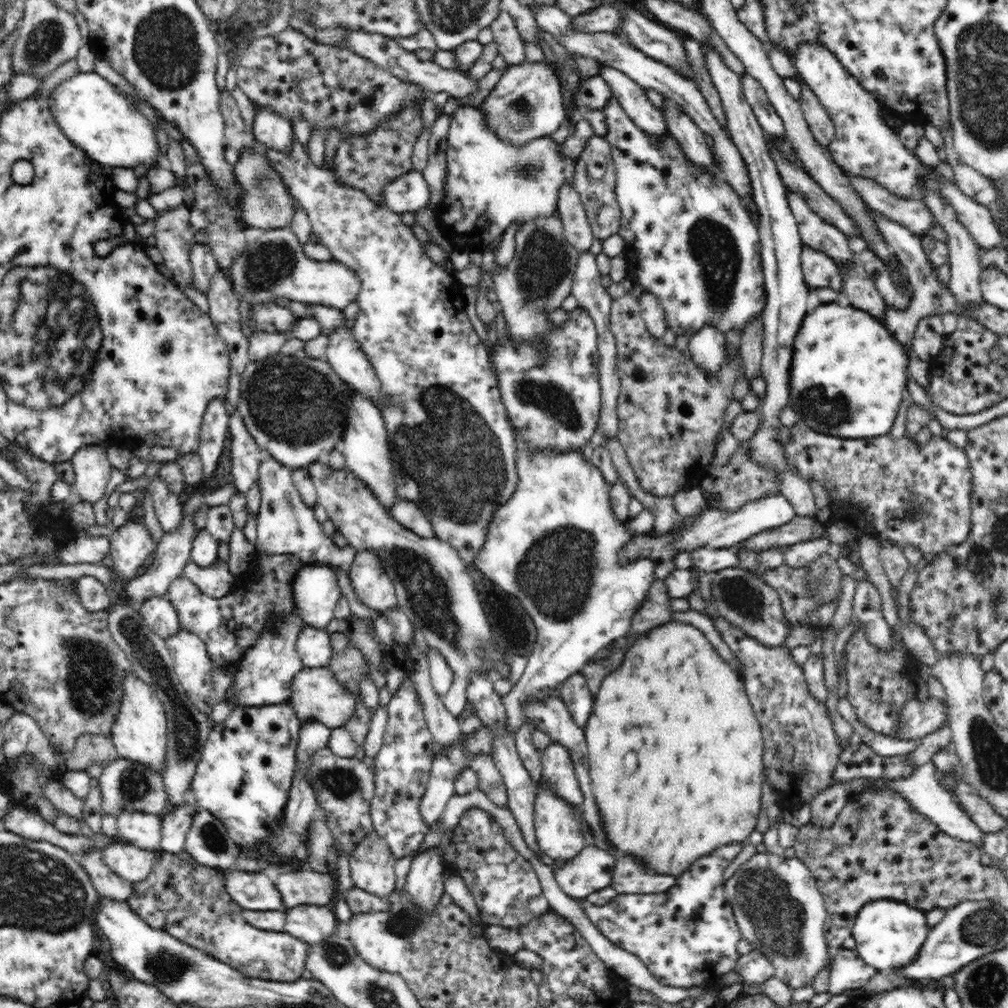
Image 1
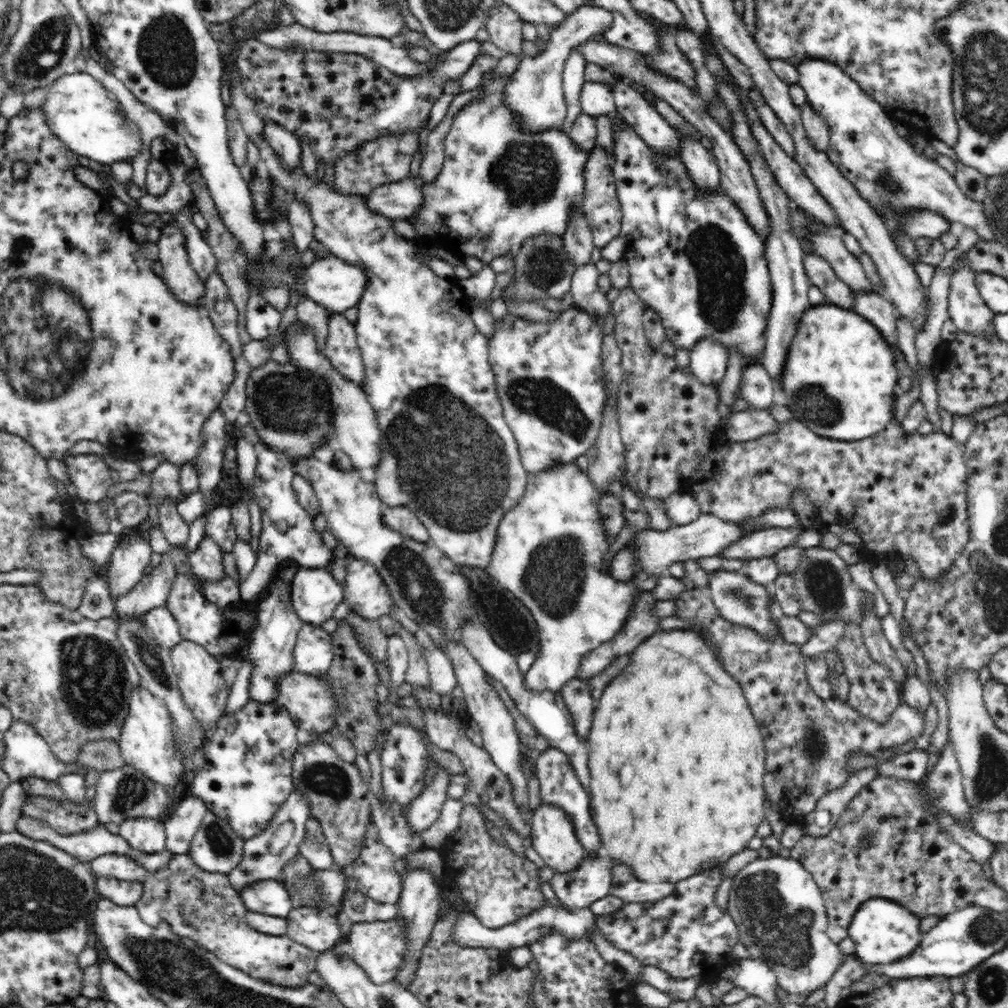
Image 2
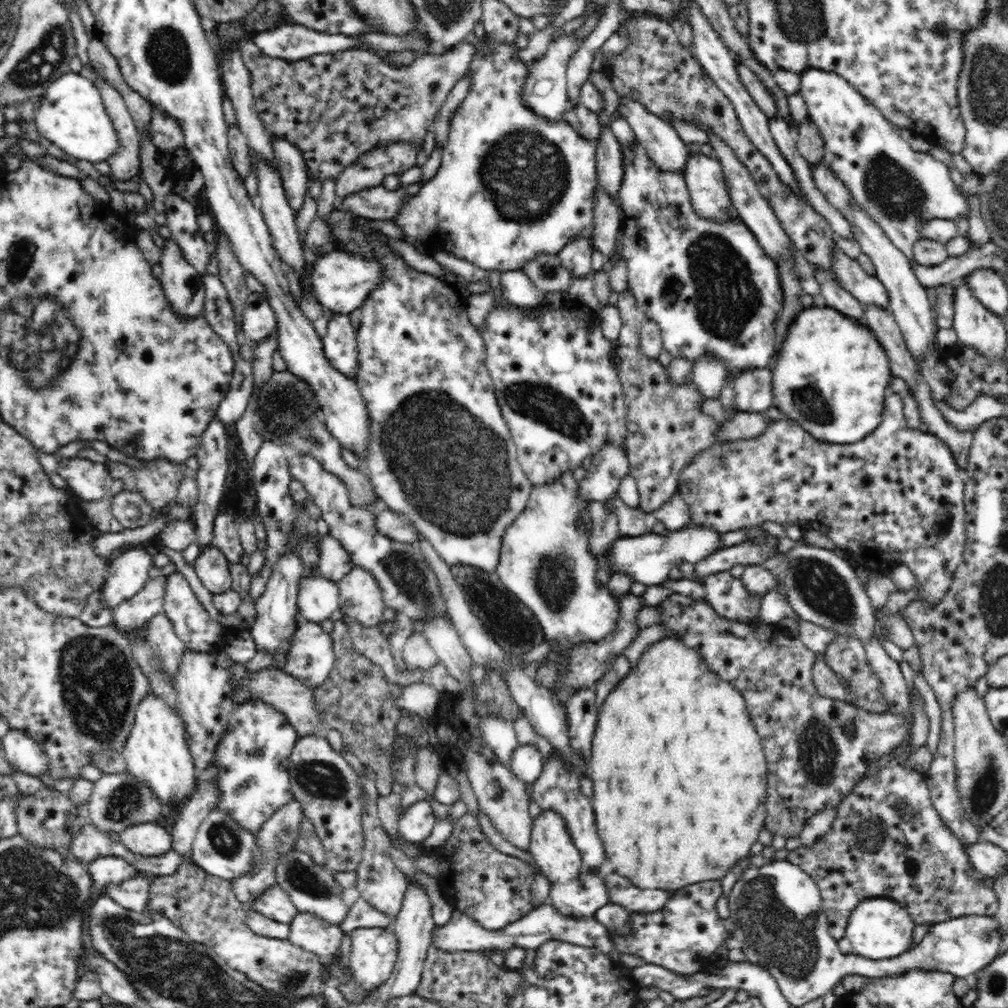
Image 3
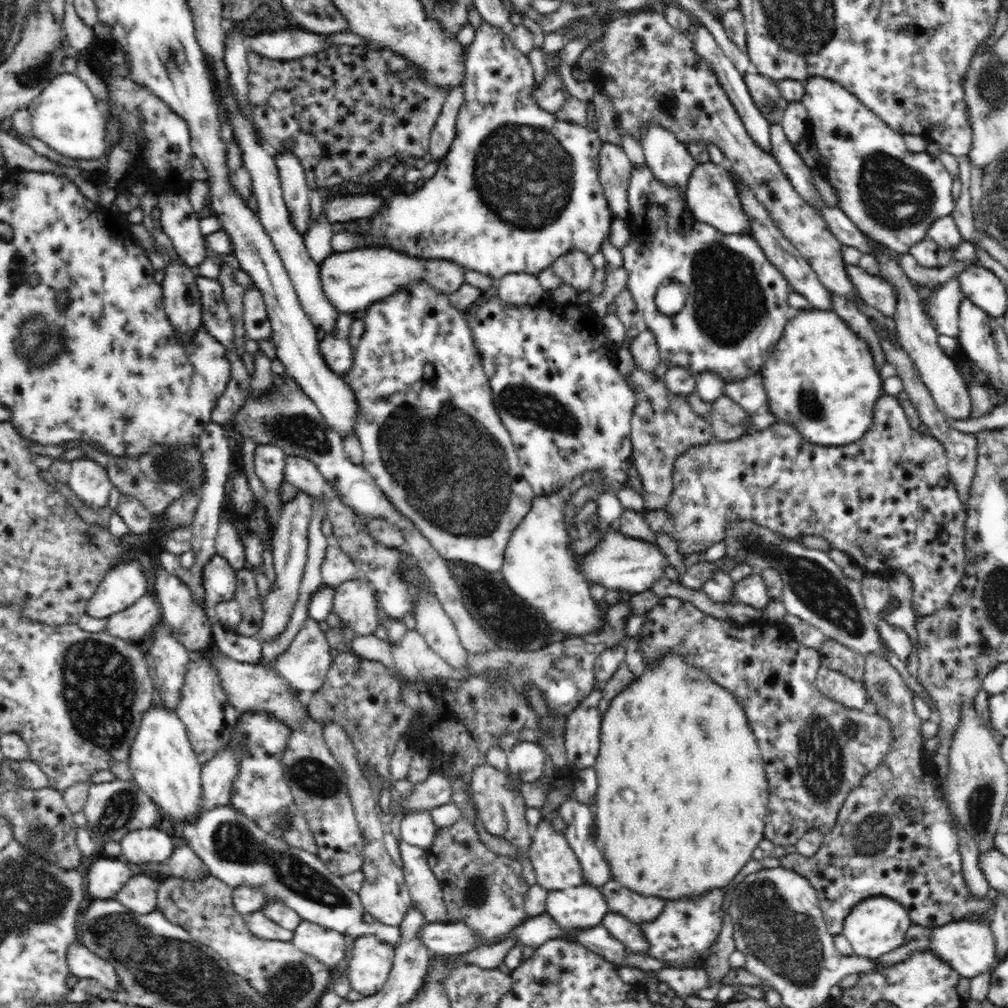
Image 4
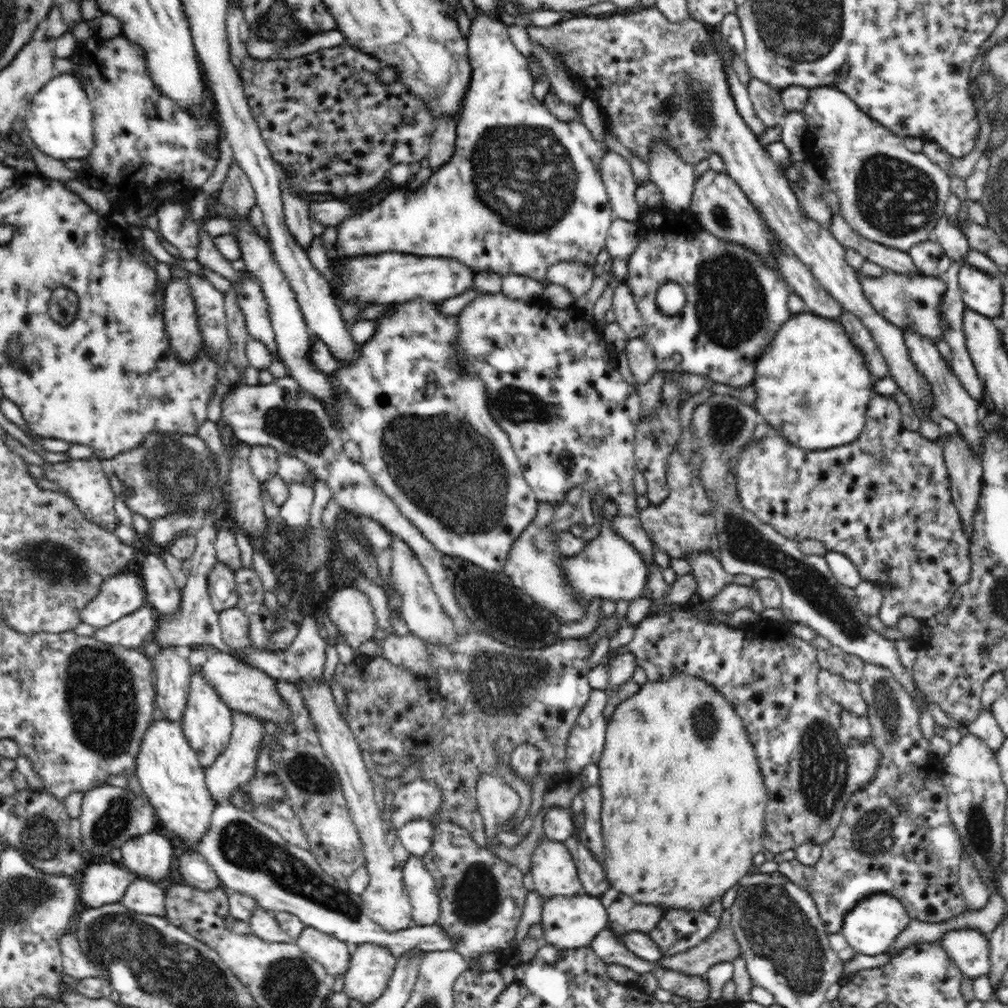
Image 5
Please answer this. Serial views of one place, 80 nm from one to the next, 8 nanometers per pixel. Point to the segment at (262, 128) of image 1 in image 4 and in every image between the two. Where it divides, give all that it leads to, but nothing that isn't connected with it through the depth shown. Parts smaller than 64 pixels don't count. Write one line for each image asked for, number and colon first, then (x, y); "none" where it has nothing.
2: (287, 147)
3: (289, 161)
4: (296, 193)

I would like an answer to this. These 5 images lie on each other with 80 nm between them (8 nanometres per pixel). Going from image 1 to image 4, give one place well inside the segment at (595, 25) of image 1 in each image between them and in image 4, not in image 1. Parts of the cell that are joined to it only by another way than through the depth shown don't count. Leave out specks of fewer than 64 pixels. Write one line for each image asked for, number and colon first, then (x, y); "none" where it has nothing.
2: (535, 92)
3: (545, 92)
4: (551, 94)

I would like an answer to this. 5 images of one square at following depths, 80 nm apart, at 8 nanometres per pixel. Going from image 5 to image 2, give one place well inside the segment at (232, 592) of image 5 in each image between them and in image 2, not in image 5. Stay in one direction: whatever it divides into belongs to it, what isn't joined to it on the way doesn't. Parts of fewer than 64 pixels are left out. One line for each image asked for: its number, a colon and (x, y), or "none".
2: (206, 561)
3: (212, 567)
4: (218, 577)

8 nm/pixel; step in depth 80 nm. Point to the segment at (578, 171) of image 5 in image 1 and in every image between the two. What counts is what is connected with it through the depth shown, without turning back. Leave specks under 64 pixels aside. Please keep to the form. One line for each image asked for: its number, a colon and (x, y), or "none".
1: (490, 183)
2: (499, 185)
3: (512, 185)
4: (519, 188)

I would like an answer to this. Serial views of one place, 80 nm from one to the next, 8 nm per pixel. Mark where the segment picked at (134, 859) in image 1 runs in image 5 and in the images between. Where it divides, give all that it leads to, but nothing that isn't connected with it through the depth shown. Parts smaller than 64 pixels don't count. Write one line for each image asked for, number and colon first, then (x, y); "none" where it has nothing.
2: (118, 866)
3: (105, 870)
4: (105, 875)
5: (99, 884)

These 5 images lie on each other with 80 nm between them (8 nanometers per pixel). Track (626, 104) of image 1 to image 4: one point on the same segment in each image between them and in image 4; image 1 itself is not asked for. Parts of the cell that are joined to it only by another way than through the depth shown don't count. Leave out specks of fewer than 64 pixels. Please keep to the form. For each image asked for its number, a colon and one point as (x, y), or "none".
2: (642, 116)
3: (668, 152)
4: (668, 158)

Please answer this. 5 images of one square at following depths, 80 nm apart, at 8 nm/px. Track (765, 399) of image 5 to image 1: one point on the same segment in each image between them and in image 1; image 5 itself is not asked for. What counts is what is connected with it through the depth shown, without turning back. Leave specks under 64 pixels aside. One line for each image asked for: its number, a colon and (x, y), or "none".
1: (848, 374)
2: (839, 378)
3: (830, 374)
4: (821, 378)

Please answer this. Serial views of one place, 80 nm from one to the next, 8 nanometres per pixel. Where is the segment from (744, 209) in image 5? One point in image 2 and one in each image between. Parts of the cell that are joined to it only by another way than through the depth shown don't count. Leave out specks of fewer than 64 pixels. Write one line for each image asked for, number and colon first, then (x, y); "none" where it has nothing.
2: (703, 169)
3: (704, 176)
4: (712, 196)

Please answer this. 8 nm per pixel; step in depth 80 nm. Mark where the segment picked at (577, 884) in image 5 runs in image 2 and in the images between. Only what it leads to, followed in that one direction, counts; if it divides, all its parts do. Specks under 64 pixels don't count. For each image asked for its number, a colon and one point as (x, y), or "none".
2: (552, 833)
3: (551, 846)
4: (556, 867)

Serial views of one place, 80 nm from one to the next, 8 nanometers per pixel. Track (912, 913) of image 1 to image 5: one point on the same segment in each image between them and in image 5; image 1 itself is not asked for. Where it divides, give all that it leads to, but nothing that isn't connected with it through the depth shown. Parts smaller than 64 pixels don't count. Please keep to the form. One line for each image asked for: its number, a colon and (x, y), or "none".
2: (883, 931)
3: (878, 928)
4: (877, 925)
5: (871, 927)

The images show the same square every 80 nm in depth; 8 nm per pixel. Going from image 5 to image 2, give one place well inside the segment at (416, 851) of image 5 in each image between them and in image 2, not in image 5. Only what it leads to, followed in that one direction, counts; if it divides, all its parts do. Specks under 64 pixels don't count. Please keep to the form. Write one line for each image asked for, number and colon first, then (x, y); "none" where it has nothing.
2: (423, 811)
3: (415, 825)
4: (418, 829)

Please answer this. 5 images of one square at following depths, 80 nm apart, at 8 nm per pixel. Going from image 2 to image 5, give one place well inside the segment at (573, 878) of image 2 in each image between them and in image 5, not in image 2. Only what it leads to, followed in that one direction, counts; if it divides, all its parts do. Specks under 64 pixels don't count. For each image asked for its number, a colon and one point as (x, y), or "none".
3: (583, 897)
4: (582, 907)
5: (569, 922)

